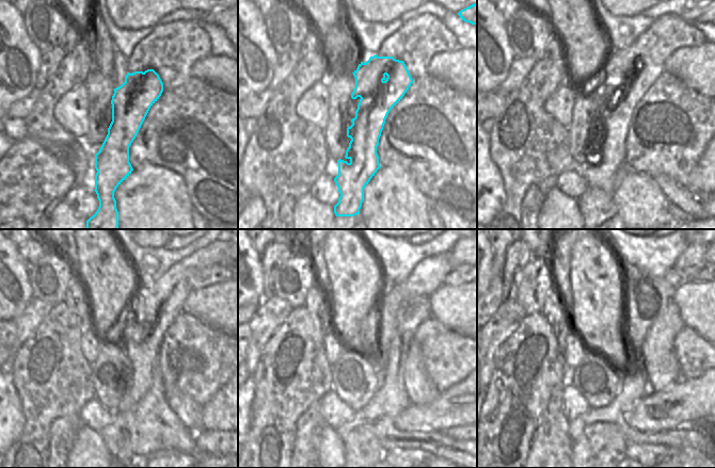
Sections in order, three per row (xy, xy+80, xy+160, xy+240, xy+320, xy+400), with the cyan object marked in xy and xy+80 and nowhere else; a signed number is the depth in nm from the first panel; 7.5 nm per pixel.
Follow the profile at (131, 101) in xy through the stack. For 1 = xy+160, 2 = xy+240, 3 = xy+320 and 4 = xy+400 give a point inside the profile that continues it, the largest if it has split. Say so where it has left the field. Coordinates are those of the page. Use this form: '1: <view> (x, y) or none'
1: xy+160 (613, 147)
2: xy+240 (164, 300)
3: xy+320 (428, 275)
4: xy+400 (671, 277)

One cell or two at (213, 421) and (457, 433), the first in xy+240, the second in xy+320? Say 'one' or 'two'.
two

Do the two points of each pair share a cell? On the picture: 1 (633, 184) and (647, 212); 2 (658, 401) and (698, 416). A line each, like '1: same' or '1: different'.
1: same
2: same

